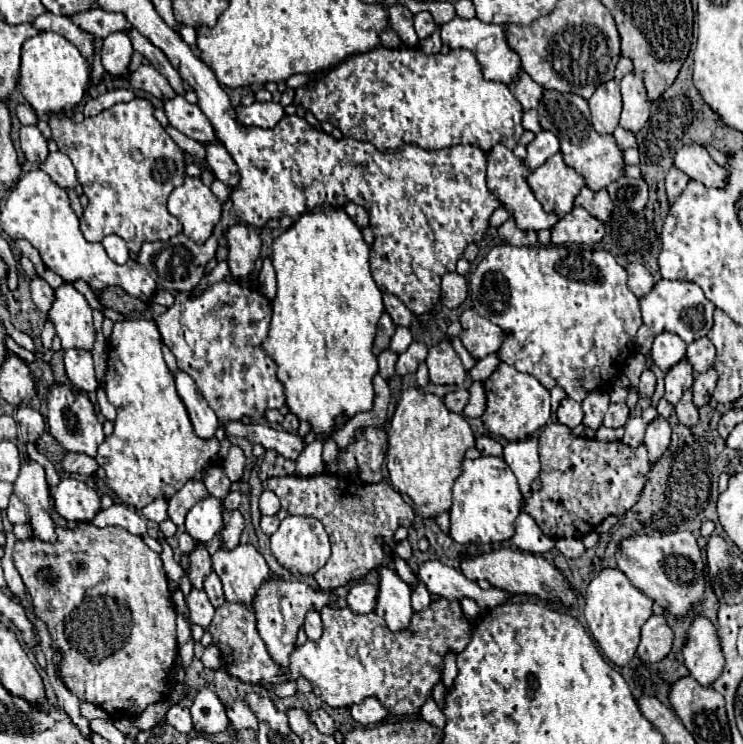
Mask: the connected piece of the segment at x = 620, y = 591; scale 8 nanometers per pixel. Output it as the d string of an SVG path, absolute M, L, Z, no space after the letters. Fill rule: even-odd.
M619 568L601 570L591 580L585 594L585 620L593 640L597 642L605 658L609 658L617 666L631 662L639 646L641 626L653 614L651 606L653 606L653 600L647 598L643 592L639 592Z

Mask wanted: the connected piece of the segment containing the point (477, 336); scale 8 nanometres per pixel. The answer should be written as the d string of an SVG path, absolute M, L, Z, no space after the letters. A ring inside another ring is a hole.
M473 308L465 310L459 318L461 322L461 342L467 348L467 352L479 360L489 354L495 354L501 346L503 332L499 326L491 324L487 318L479 316Z

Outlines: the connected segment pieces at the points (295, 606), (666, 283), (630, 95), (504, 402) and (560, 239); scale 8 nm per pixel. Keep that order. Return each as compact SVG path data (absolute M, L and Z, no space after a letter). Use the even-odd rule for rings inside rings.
M271 578L271 580L267 580L267 584L263 584L263 588L259 590L259 600L255 600L255 604L253 604L253 612L257 618L259 634L267 644L267 652L281 670L285 670L289 664L289 654L295 648L297 630L303 626L305 612L309 608L321 610L323 606L329 606L333 600L335 598L331 594L327 594L323 590L311 590L305 582L297 582L297 580Z
M661 278L653 286L653 290L647 296L643 296L639 302L641 302L643 322L653 330L655 336L661 332L671 332L689 344L701 336L707 336L707 332L713 326L715 306L711 300L705 298L703 290L695 282L679 282L679 280Z
M627 74L619 82L623 96L623 110L619 126L629 132L639 132L649 120L649 100L643 80L637 74Z
M499 362L495 372L483 380L483 388L487 396L487 408L481 420L485 428L495 436L501 436L505 440L525 440L543 428L551 416L549 390L531 374L523 374L505 362Z
M573 208L551 226L553 244L597 244L605 234L603 222L595 220L585 208Z

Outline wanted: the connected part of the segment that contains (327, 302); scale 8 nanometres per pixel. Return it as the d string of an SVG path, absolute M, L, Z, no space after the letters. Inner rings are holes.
M319 208L315 212L303 214L287 232L283 232L275 242L273 242L273 266L277 272L277 296L273 300L273 316L271 316L271 324L269 324L269 334L263 340L263 350L275 360L277 364L277 378L285 388L285 404L289 406L289 410L301 420L301 422L309 422L311 424L311 432L317 436L317 440L325 442L333 436L333 432L337 430L335 426L335 418L339 416L355 416L357 412L369 412L373 408L373 376L379 372L377 368L377 356L373 354L373 338L375 338L375 328L377 322L381 318L381 314L385 312L383 300L381 300L381 292L371 276L369 270L369 246L361 236L361 230L353 224L353 220L343 212L343 210L335 210L335 208Z

